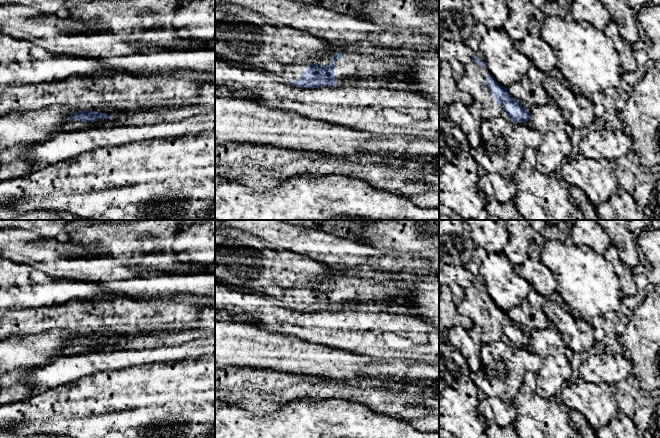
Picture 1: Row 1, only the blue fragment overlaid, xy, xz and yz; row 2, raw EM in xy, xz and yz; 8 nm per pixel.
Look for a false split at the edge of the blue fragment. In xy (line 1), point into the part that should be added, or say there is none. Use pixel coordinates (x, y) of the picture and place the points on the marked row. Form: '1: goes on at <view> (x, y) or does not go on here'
1: does not go on here

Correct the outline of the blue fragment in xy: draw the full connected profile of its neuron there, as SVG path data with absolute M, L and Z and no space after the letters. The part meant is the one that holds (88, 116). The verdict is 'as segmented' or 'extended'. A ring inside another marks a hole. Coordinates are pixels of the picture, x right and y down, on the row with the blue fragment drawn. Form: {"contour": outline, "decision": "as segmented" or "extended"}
{"contour": "M98 111L75 112L74 114L70 116L70 119L74 121L81 121L83 123L89 123L92 121L98 121L101 117L106 119L111 119L110 115L105 115Z", "decision": "as segmented"}

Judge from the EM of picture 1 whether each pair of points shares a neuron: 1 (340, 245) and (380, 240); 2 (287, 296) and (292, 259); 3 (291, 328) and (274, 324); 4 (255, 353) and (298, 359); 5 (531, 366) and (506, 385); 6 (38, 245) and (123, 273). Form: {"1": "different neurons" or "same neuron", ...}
{"1": "different neurons", "2": "same neuron", "3": "same neuron", "4": "same neuron", "5": "same neuron", "6": "same neuron"}

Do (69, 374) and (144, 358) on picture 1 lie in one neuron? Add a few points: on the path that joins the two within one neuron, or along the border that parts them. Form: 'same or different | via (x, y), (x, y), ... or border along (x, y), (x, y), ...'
same | via (88, 363), (102, 359), (125, 358)

